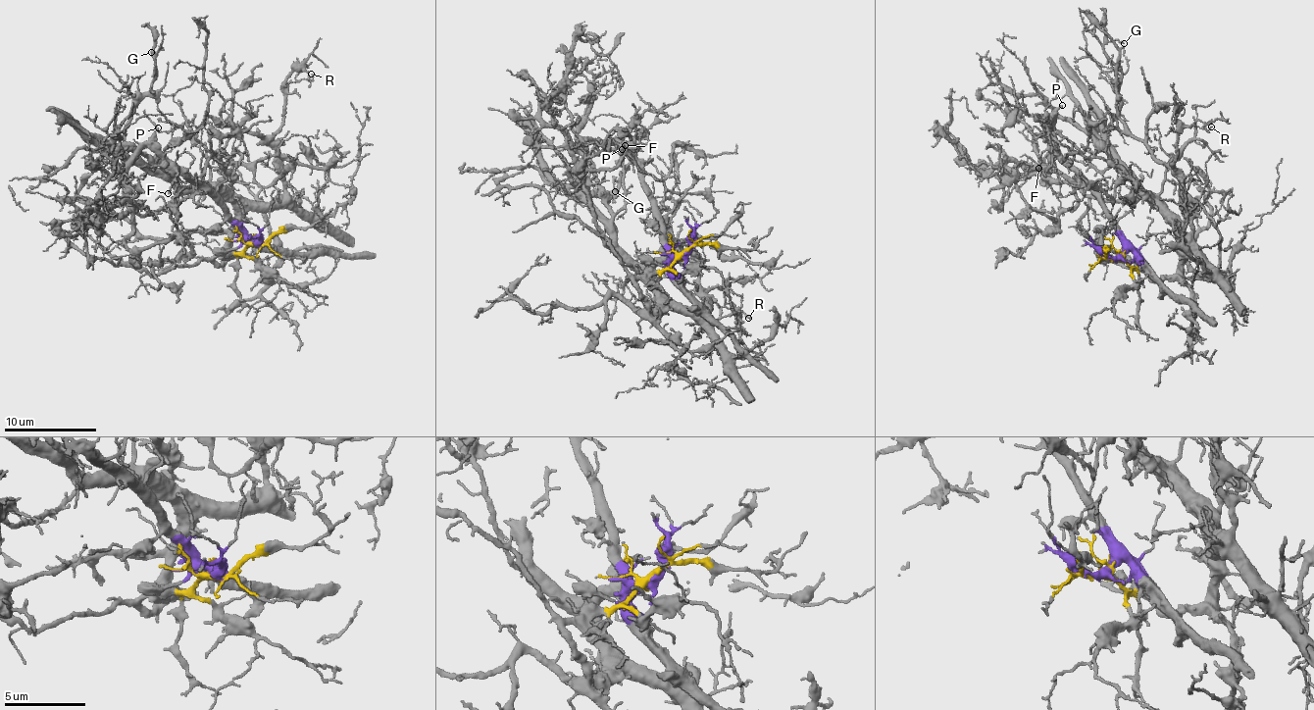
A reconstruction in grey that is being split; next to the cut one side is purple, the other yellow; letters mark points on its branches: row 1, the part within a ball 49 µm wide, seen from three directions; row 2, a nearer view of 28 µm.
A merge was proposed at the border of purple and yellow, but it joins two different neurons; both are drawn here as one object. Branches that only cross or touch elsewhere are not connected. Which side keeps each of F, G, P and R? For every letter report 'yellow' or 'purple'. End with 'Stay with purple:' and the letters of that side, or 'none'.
F: purple
G: yellow
P: purple
R: yellow
Stay with purple: F, P

